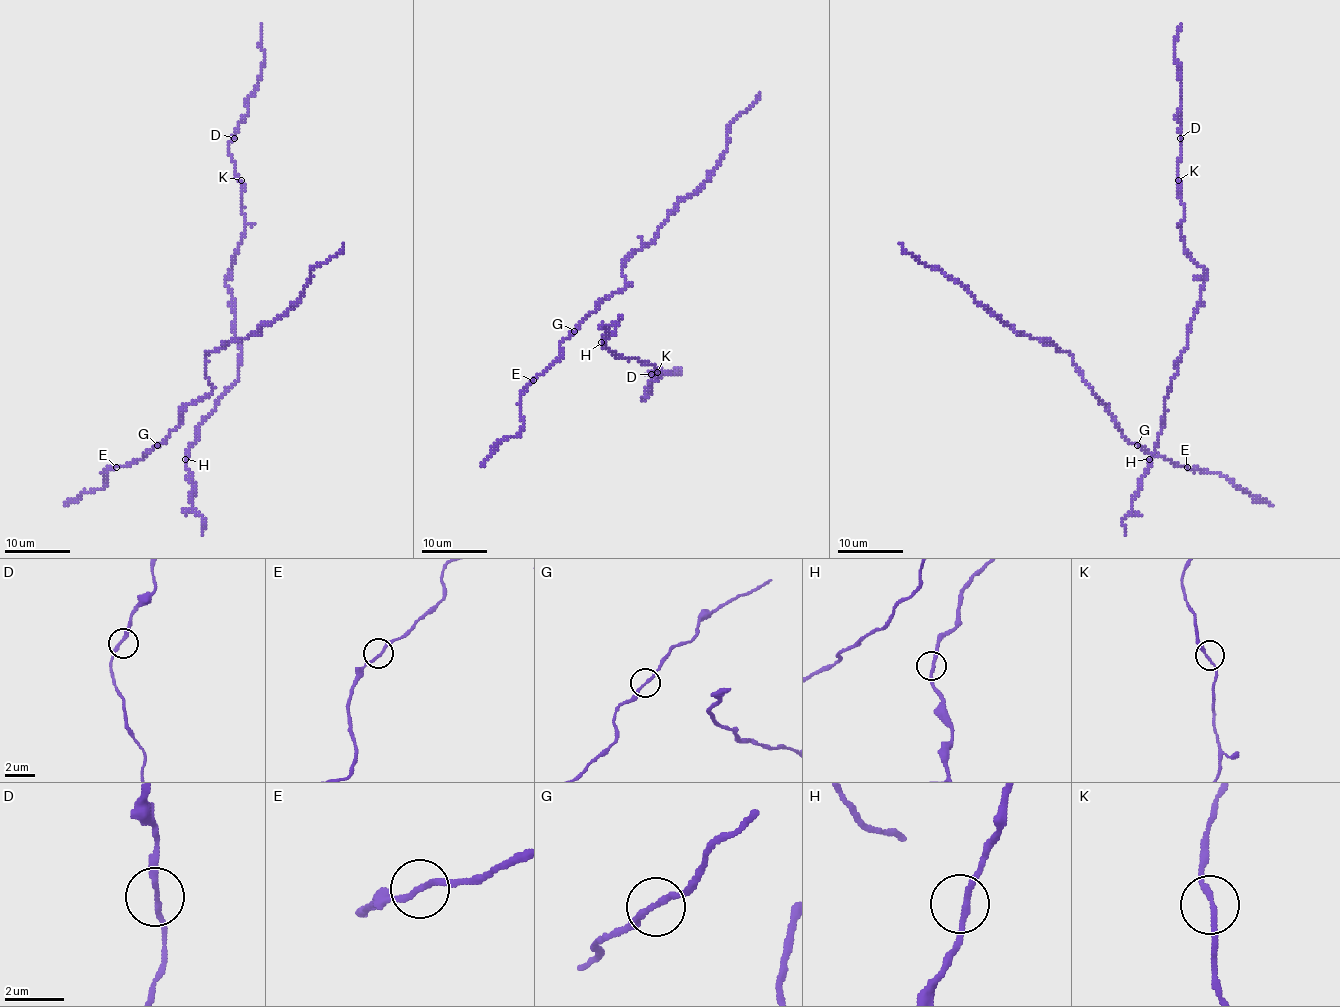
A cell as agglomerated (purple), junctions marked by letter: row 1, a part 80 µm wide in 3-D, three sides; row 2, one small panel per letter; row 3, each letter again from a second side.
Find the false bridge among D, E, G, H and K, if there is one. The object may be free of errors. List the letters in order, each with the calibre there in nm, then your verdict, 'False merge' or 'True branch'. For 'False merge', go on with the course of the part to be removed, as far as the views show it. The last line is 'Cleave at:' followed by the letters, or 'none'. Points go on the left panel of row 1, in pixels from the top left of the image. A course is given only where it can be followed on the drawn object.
D: Thickness 200 nm. True branch
E: Thickness 190 nm. True branch
G: Thickness 190 nm. True branch
H: Thickness 200 nm. True branch
K: Thickness 190 nm. True branch
Cleave at: none

